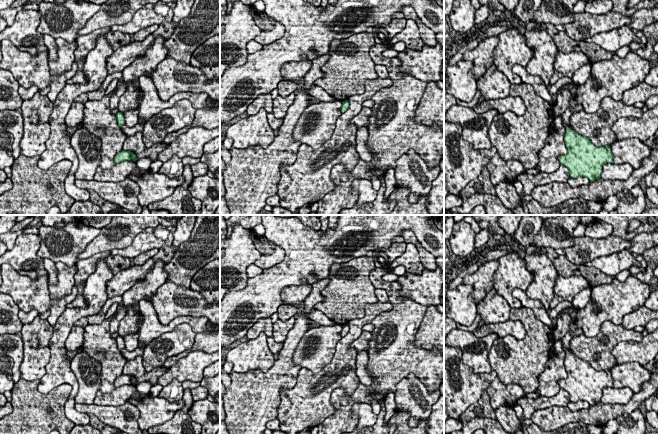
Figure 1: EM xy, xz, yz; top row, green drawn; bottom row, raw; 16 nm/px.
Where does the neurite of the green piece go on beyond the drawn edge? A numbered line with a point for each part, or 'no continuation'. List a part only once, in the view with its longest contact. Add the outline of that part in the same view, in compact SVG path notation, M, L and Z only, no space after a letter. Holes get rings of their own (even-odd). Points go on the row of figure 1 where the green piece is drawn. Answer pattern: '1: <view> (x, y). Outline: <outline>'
no continuation

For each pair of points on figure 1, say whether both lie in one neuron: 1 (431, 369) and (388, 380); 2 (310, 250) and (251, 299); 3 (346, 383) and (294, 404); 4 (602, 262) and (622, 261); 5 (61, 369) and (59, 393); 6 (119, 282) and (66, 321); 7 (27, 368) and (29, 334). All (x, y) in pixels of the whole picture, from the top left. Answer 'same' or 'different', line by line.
1: same
2: same
3: same
4: same
5: different
6: different
7: same

